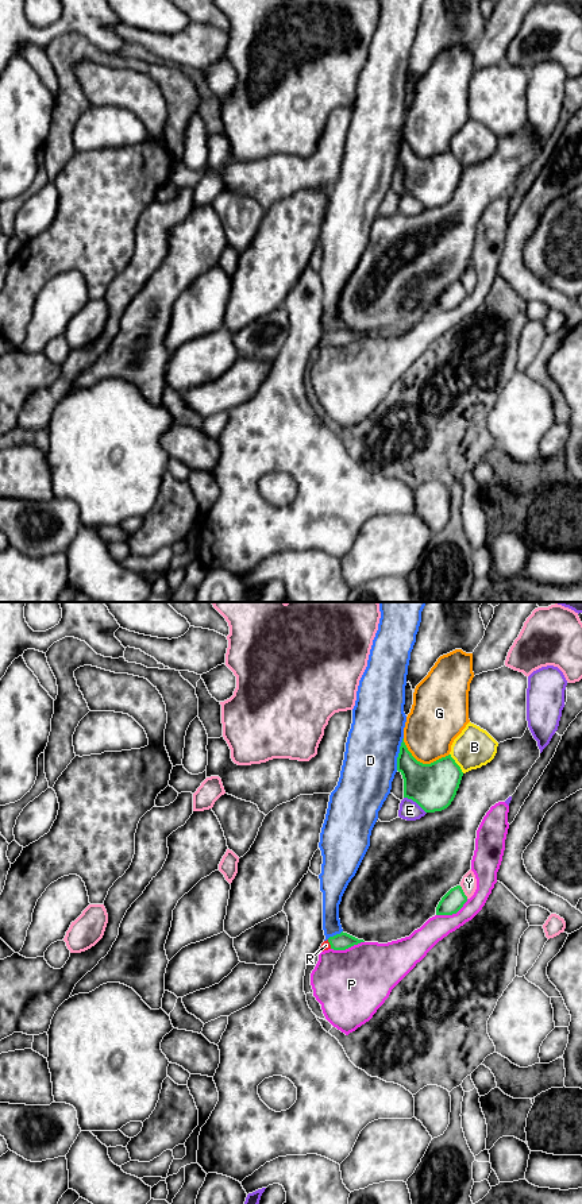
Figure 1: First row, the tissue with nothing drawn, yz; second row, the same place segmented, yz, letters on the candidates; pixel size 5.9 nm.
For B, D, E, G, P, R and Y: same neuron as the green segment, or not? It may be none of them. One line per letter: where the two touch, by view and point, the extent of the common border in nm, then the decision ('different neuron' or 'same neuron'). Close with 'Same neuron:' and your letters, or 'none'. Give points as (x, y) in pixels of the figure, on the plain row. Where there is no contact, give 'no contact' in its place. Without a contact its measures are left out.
B: yz (455, 158) | 150 nm | different neuron
D: yz (399, 149) | 200 nm | different neuron
E: yz (415, 196) | 170 nm | different neuron
G: yz (421, 158) | 300 nm | different neuron
P: yz (453, 308) | 220 nm | different neuron
R: yz (330, 339) | 60 nm | same neuron
Y: yz (463, 288) | 90 nm | different neuron
Same neuron: R

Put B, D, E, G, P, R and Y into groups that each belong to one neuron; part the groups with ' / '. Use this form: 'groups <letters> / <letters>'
groups B / D / E / G / P / R / Y

